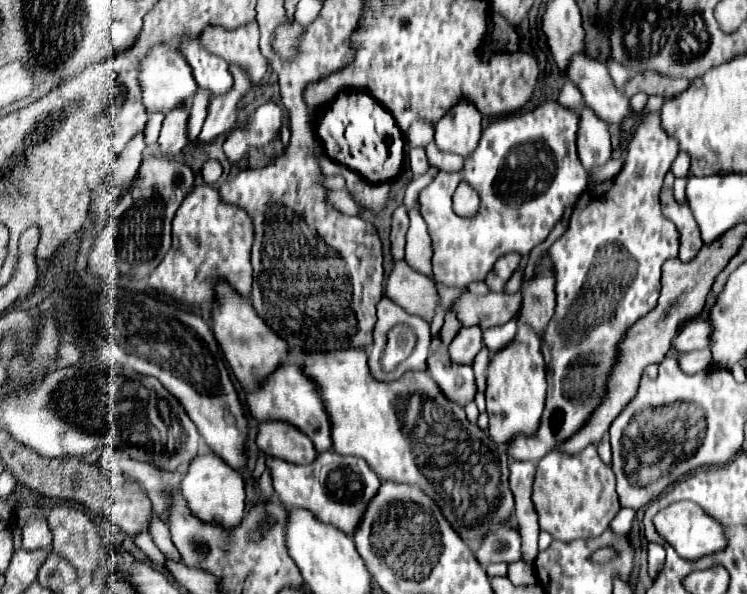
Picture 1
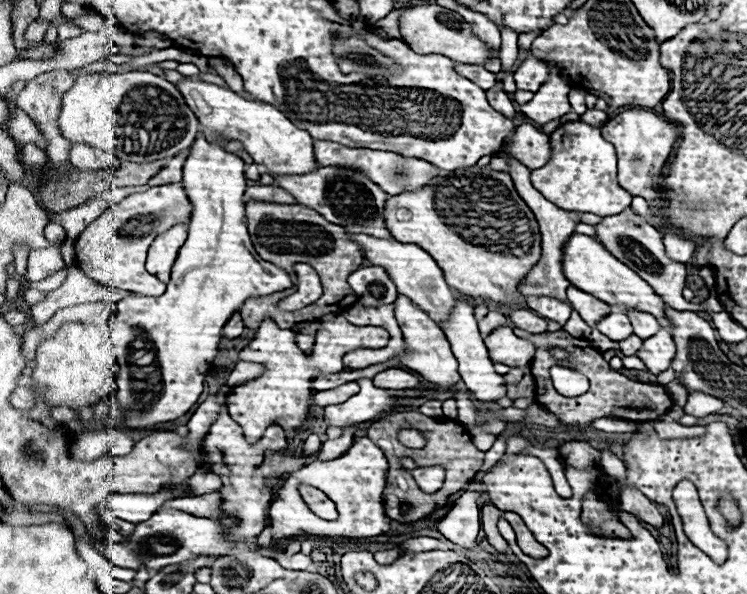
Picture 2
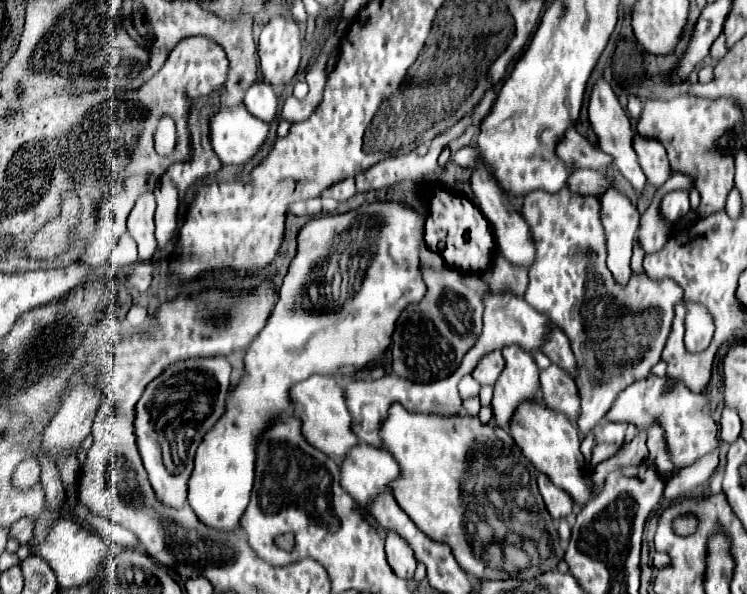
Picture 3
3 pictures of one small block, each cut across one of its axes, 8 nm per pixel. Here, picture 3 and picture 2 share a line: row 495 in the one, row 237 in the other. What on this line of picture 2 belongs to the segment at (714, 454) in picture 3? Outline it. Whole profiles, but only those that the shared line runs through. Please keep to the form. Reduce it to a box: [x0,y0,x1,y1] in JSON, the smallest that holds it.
[664,232,696,262]

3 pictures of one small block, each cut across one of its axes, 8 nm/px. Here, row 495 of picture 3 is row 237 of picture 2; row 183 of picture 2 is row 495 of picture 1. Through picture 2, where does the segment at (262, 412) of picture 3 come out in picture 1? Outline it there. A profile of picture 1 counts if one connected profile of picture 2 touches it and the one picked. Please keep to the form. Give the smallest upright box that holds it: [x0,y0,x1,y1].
[182,454,244,530]

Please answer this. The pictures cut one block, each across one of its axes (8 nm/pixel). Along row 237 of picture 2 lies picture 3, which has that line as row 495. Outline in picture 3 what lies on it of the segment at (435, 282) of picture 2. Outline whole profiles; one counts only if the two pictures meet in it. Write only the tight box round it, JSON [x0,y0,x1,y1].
[340,442,400,504]

